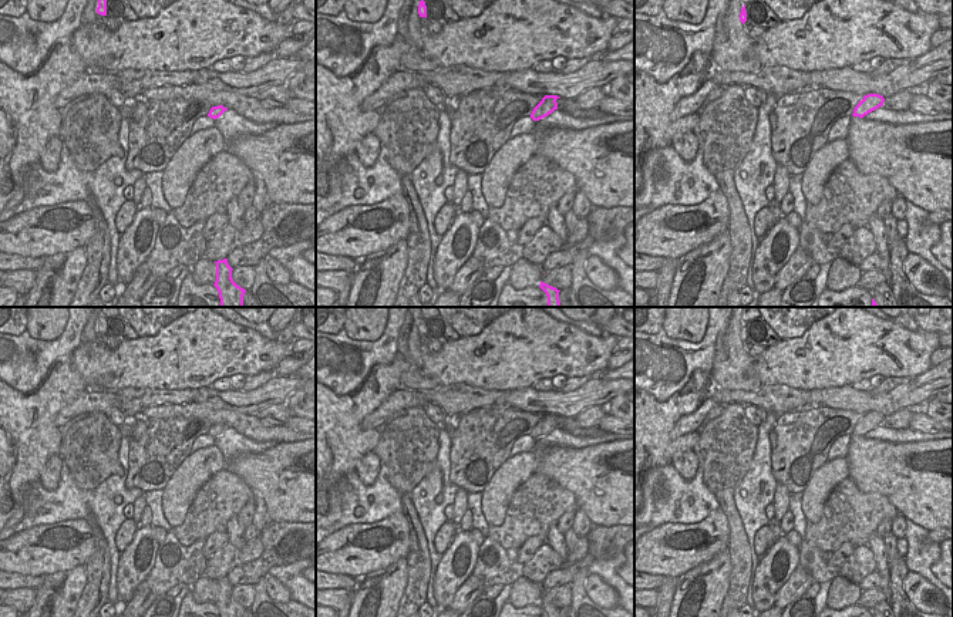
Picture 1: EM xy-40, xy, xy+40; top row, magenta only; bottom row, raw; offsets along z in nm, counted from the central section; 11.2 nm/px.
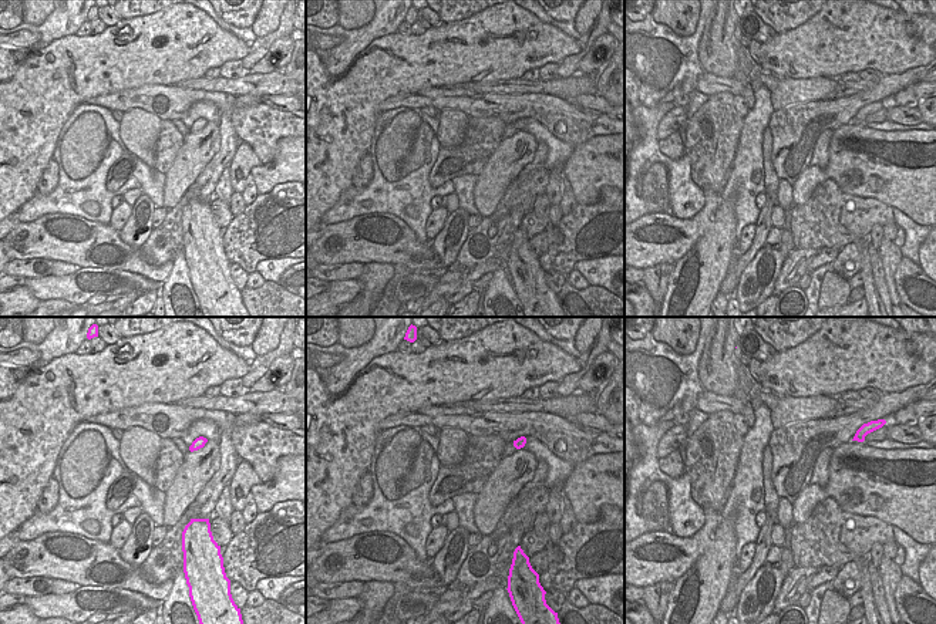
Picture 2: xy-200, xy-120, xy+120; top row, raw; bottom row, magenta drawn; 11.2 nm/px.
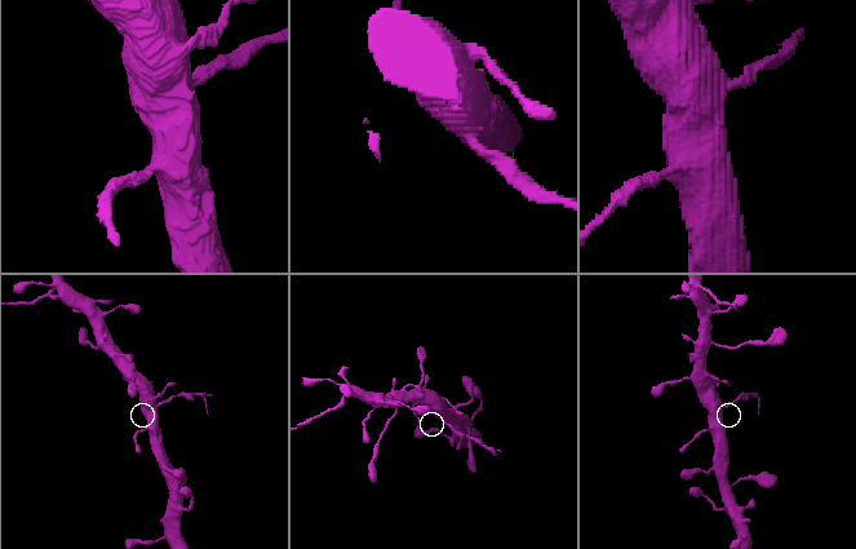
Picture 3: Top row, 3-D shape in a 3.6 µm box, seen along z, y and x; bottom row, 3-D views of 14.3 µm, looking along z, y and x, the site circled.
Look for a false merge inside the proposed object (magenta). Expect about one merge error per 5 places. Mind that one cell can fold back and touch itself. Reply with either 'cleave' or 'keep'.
cleave

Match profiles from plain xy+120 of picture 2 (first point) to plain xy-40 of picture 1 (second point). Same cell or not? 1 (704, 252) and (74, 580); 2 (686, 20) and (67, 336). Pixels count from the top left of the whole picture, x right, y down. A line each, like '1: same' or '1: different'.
1: same
2: different

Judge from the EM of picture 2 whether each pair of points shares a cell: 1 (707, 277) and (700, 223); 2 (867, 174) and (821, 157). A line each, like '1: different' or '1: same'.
1: different
2: different

